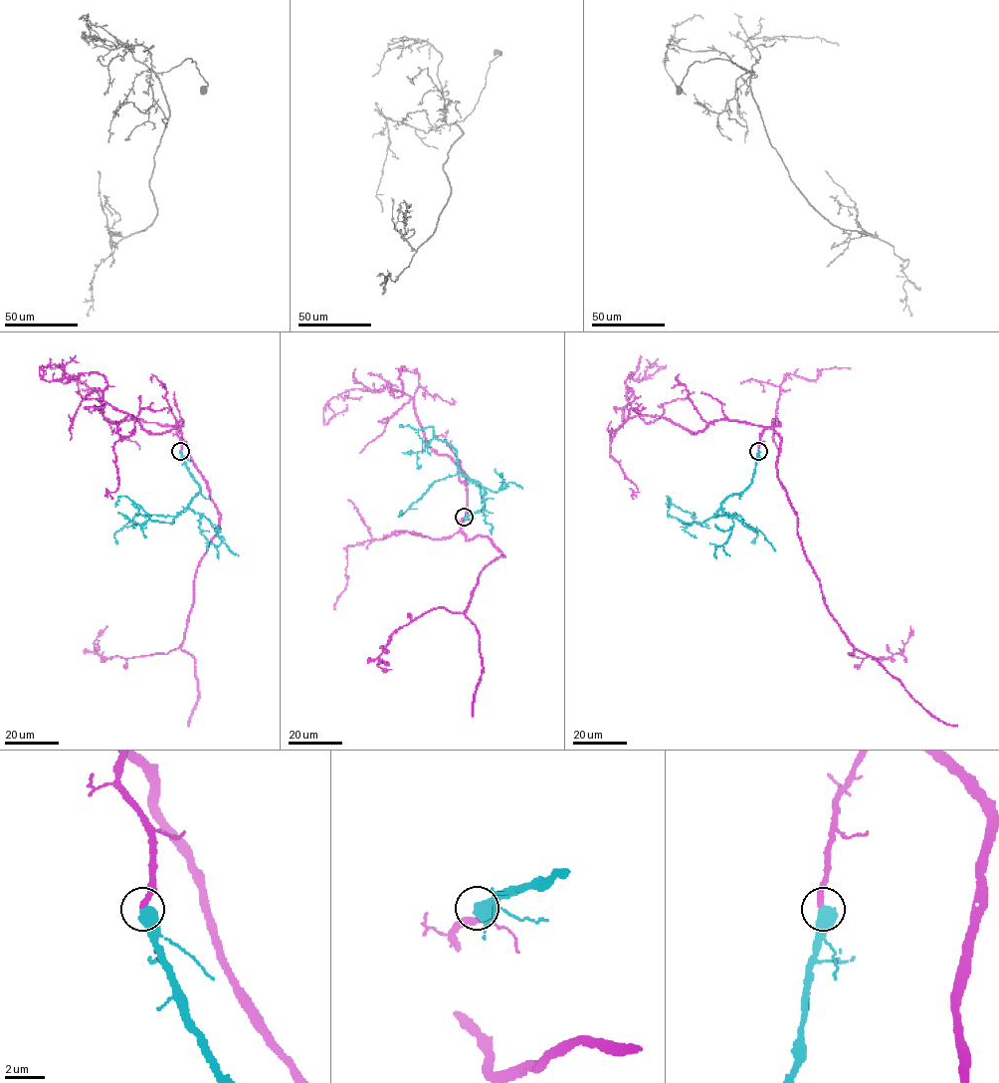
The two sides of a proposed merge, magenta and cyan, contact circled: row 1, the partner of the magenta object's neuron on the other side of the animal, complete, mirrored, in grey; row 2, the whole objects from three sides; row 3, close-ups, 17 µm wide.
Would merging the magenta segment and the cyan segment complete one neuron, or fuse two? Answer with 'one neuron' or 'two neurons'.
one neuron

